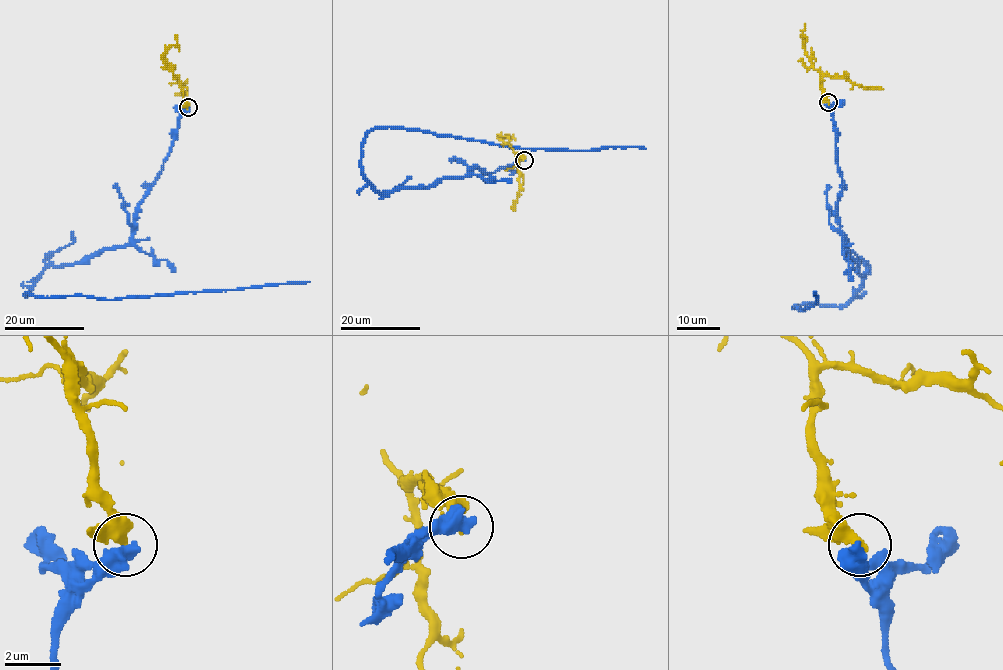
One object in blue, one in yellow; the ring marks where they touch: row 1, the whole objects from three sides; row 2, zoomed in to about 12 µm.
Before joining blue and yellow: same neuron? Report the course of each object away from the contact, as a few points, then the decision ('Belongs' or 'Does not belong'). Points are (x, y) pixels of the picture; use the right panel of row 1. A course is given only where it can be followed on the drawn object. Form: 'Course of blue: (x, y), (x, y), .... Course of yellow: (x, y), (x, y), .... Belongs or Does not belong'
Course of blue: (828, 103), (842, 181), (836, 209), (839, 232), (864, 275), (847, 304), (792, 308), (812, 306), (815, 292). Course of yellow: (828, 103), (823, 93), (822, 74), (814, 68), (804, 49), (805, 23). Does not belong

